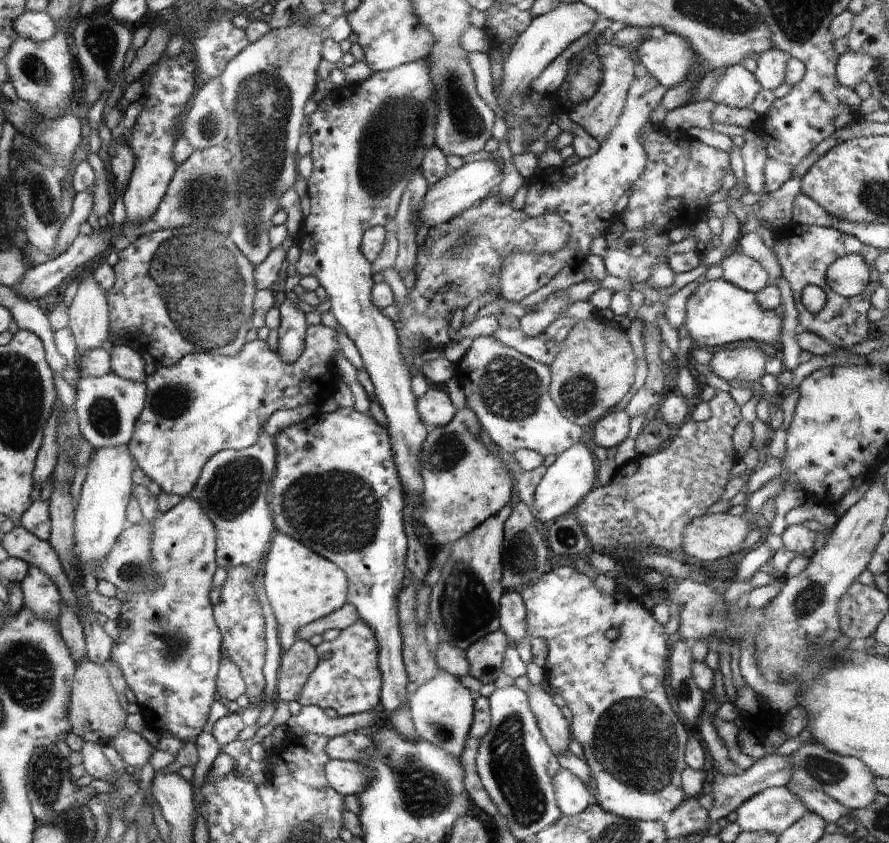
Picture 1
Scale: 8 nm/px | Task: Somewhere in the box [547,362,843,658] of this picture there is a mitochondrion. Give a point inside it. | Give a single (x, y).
(578, 394)

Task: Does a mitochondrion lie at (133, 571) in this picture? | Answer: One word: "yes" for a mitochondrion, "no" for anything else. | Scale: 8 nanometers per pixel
yes

